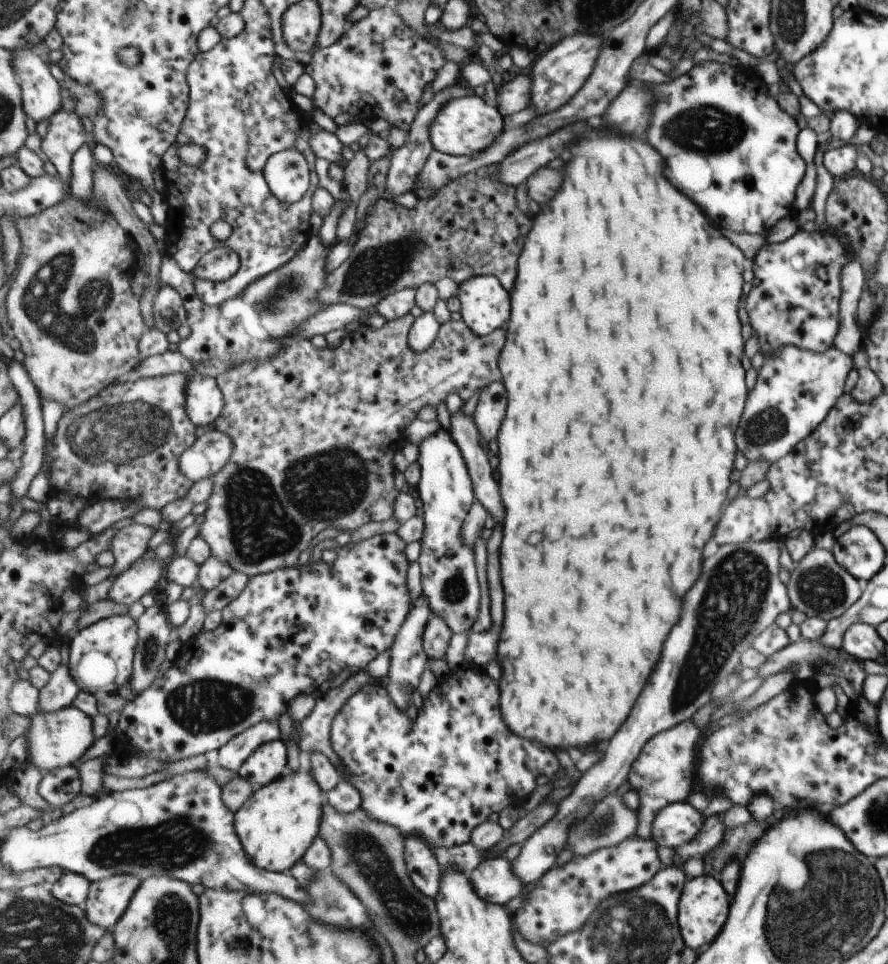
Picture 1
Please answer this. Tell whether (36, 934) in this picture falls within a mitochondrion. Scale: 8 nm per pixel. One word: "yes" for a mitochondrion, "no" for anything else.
yes

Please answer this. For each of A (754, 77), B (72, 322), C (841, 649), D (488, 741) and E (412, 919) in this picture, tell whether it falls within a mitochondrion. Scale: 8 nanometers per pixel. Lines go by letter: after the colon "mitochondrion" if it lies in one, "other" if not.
A: other
B: mitochondrion
C: other
D: other
E: mitochondrion

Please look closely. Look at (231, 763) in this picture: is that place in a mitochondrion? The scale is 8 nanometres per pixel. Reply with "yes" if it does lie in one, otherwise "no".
no

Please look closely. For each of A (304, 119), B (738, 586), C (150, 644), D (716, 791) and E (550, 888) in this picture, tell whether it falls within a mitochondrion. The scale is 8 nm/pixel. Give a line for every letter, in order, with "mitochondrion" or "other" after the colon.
A: other
B: mitochondrion
C: mitochondrion
D: other
E: other

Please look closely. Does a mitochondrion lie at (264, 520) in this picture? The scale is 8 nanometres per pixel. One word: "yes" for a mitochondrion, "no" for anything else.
yes

